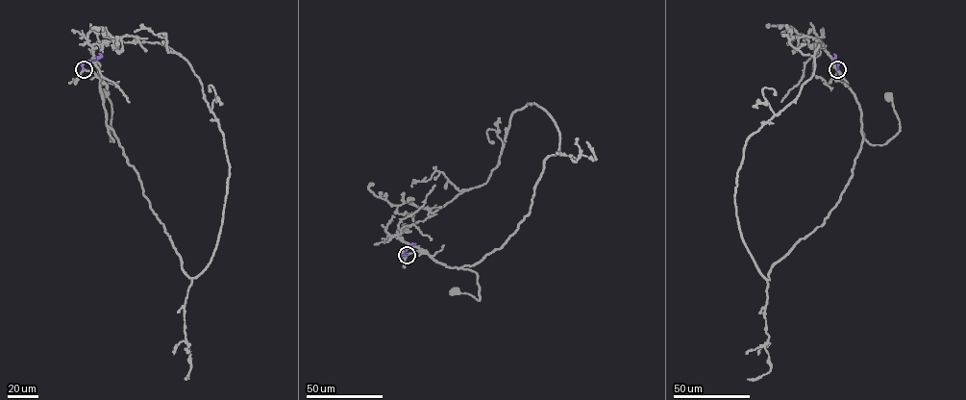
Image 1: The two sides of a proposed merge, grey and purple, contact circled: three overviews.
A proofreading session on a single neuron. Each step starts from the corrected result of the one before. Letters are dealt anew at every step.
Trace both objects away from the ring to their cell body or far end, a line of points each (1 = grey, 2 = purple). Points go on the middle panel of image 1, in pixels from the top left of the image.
1: (407, 255), (419, 251), (447, 266), (469, 269), (477, 274), (480, 299), (454, 292)
2: (407, 255), (403, 255), (414, 244), (411, 243)

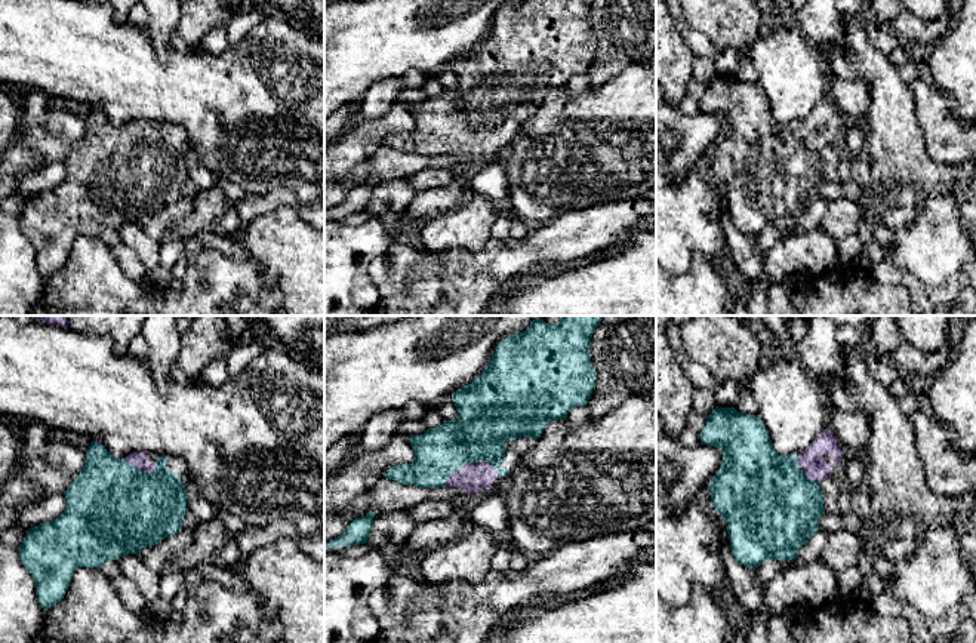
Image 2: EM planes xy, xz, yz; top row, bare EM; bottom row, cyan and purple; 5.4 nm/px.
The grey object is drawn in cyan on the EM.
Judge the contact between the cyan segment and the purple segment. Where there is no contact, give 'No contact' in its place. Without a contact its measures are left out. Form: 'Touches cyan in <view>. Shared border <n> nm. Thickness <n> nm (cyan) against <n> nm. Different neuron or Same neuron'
Touches cyan in xz. Shared border 320 nm. Thickness 320 nm (cyan) against 160 nm. Same neuron

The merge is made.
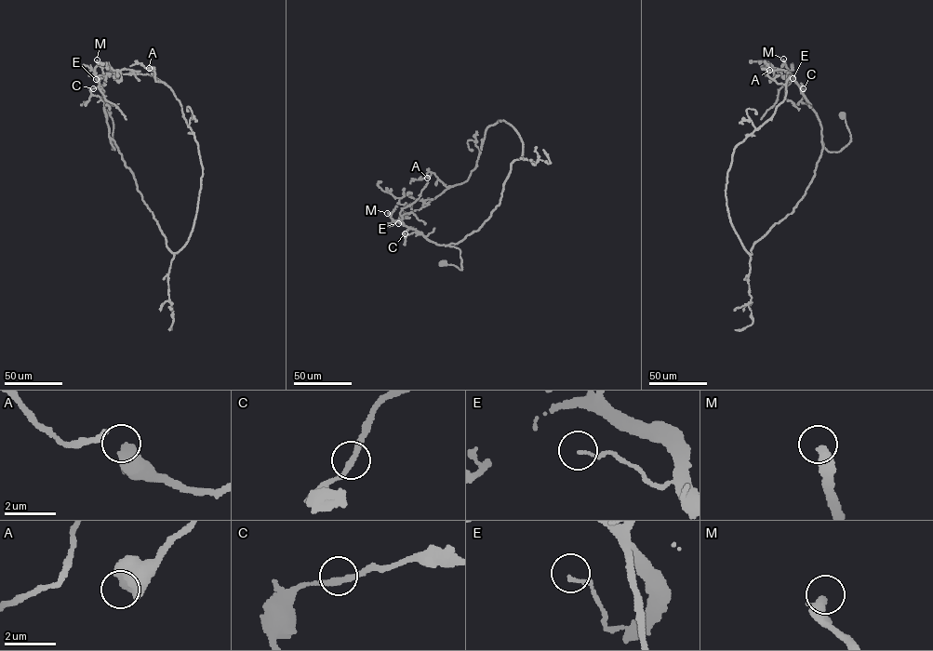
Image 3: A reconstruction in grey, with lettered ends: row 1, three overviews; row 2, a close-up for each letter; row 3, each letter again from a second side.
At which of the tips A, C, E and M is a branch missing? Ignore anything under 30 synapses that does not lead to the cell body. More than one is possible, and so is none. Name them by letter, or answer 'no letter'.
M

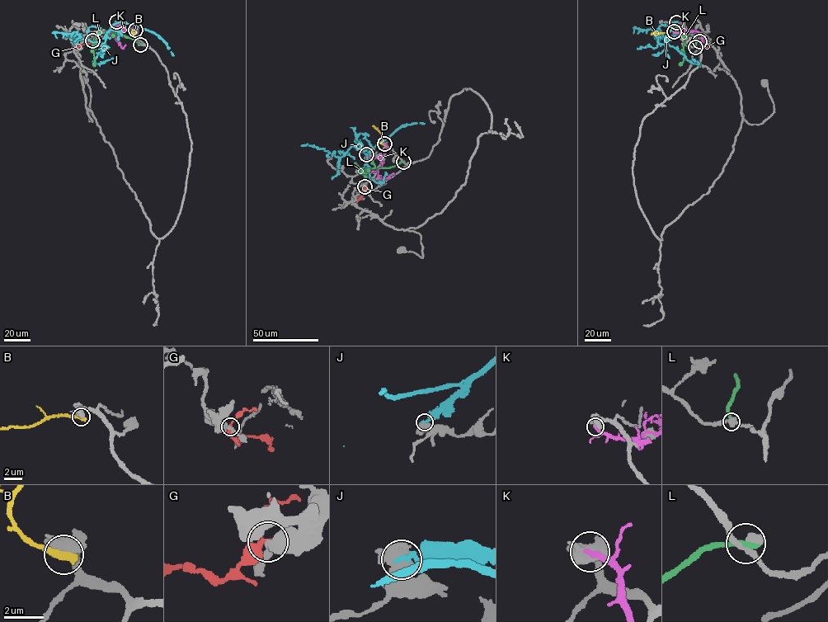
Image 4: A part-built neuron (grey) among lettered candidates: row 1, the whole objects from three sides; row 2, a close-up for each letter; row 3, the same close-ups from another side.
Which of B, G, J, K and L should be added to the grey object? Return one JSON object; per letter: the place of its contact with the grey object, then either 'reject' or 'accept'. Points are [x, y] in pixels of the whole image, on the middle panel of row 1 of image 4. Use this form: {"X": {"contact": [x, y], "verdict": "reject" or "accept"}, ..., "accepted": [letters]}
{"B": {"contact": [384, 144], "verdict": "reject"}, "G": {"contact": [364, 186], "verdict": "reject"}, "J": {"contact": [366, 154], "verdict": "reject"}, "K": {"contact": [384, 143], "verdict": "reject"}, "L": {"contact": [403, 162], "verdict": "reject"}, "accepted": []}

